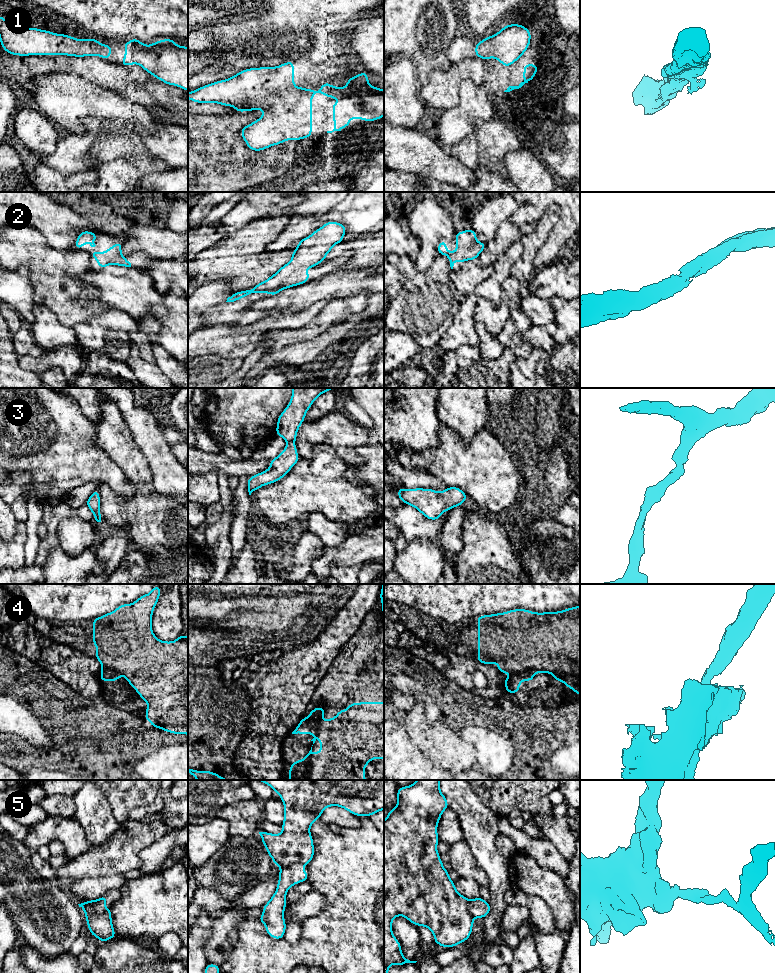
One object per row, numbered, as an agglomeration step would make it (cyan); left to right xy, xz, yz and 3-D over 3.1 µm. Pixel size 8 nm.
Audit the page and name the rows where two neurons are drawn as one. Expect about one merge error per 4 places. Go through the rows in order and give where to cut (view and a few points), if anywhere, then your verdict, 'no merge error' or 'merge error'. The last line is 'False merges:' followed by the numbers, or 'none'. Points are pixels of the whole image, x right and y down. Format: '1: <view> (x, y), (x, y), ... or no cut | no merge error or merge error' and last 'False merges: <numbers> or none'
1: no cut | no merge error
2: no cut | no merge error
3: no cut | no merge error
4: xz (317, 710), (320, 714), (314, 719), (314, 734) | merge error
5: xy (94, 900), (94, 908), (99, 912), (103, 912) | merge error
False merges: 4, 5

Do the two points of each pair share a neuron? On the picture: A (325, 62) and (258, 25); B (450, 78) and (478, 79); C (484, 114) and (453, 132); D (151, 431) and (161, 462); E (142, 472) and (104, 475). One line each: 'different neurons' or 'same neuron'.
A: different neurons
B: same neuron
C: same neuron
D: same neuron
E: different neurons

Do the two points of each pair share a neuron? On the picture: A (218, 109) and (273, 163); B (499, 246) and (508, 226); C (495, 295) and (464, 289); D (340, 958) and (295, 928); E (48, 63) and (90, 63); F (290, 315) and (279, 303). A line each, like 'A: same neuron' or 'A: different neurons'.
A: different neurons
B: same neuron
C: different neurons
D: different neurons
E: same neuron
F: different neurons

